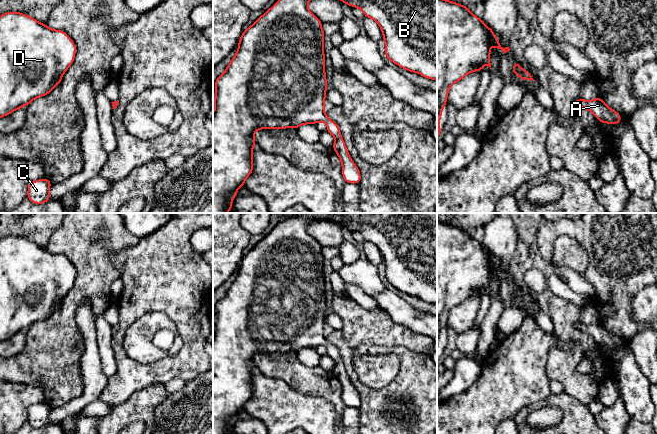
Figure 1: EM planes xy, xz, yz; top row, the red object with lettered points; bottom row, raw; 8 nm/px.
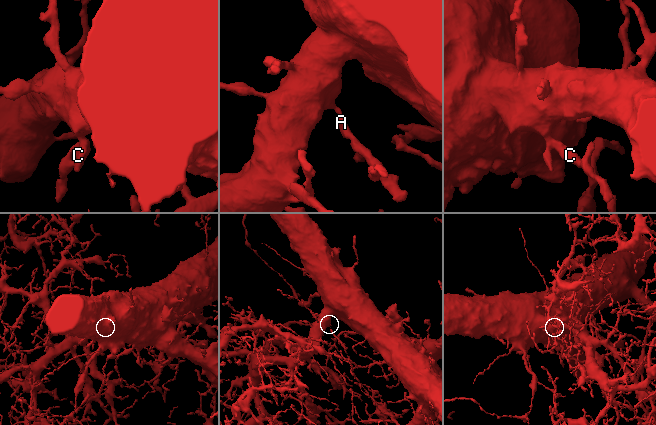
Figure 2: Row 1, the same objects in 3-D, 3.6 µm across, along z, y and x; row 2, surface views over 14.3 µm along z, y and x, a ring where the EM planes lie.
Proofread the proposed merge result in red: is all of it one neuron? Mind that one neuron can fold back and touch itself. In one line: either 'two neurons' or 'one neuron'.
one neuron

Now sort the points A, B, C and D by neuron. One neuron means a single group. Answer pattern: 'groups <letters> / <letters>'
groups A B C D

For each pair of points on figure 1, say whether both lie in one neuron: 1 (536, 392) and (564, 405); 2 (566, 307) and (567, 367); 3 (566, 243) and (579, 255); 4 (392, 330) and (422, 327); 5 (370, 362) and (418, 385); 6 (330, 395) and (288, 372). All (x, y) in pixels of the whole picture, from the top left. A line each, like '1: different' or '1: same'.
1: different
2: same
3: same
4: different
5: different
6: same

